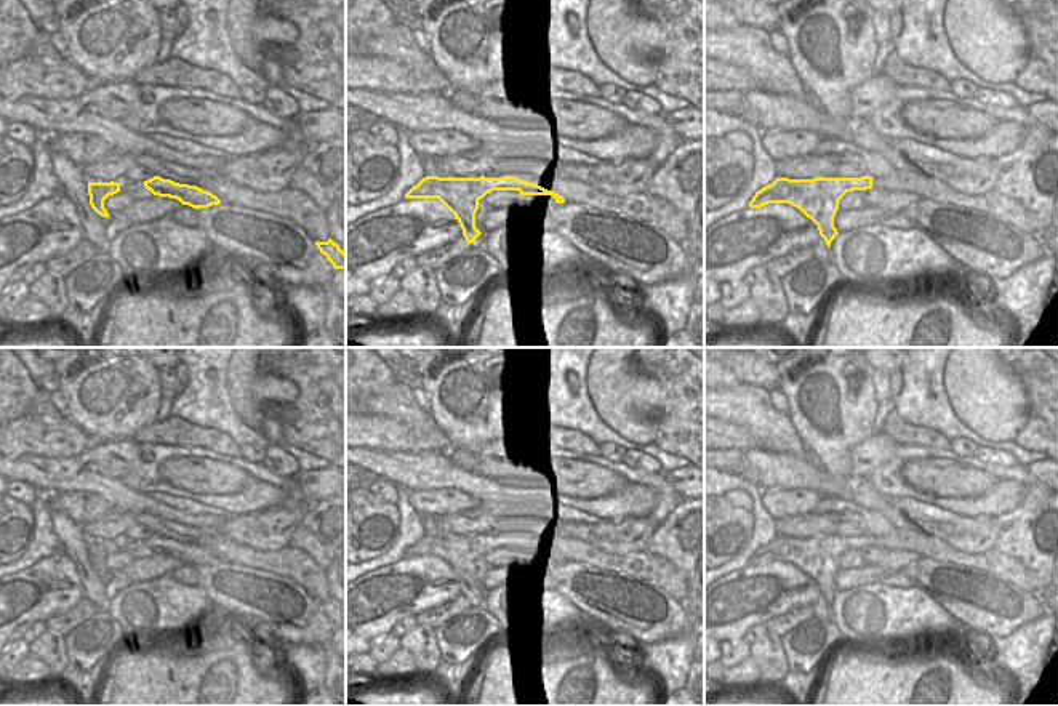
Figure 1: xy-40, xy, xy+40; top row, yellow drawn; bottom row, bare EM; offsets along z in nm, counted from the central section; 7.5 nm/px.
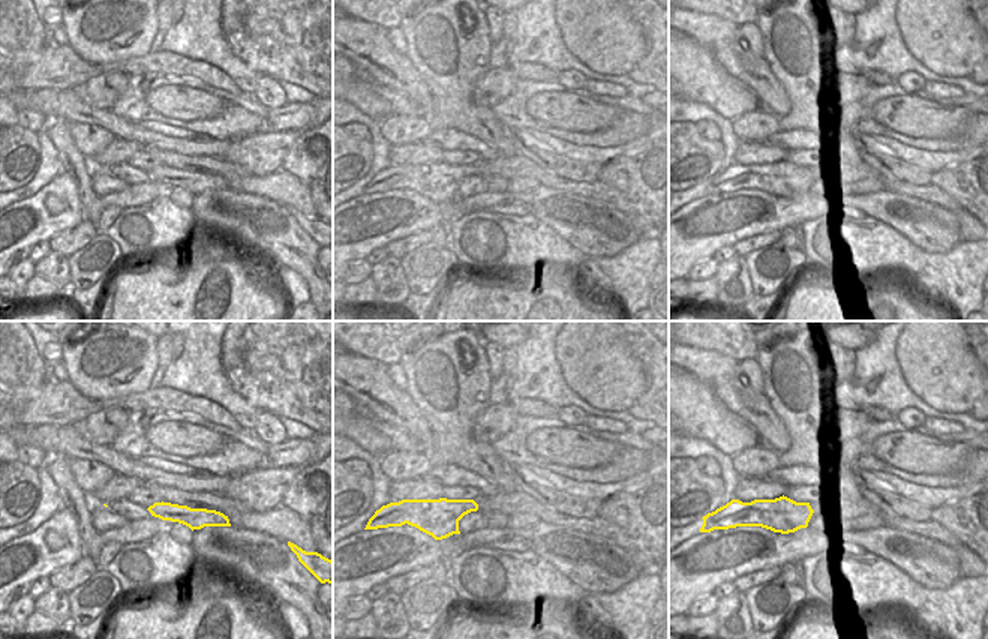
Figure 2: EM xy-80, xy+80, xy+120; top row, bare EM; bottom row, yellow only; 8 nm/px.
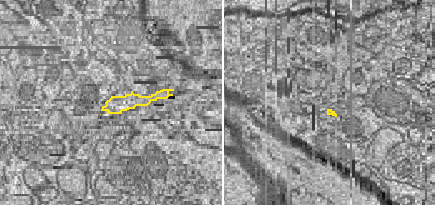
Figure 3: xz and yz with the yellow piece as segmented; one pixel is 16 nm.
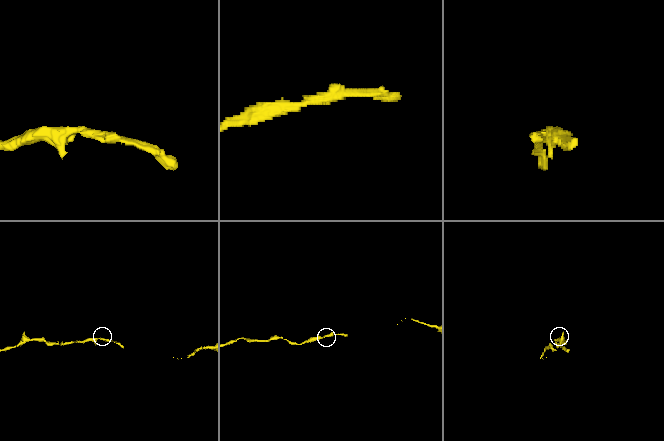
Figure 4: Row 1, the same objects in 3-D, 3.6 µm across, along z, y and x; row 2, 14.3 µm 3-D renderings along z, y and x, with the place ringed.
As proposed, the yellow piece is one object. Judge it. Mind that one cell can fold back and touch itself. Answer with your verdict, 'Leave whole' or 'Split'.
Leave whole.

